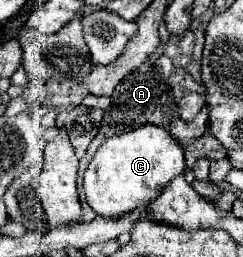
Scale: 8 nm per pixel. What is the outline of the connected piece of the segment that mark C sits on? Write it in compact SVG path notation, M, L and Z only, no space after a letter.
M141 126L121 136L113 136L99 146L85 172L83 188L87 204L99 216L119 216L133 210L145 210L145 204L155 198L161 188L185 172L185 158L181 144L161 126Z

